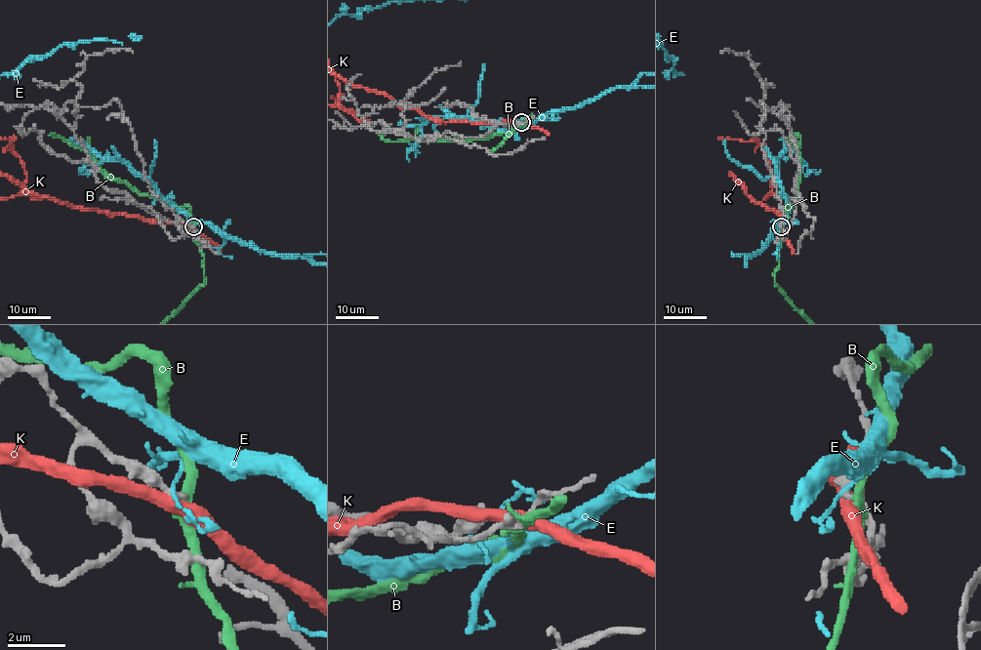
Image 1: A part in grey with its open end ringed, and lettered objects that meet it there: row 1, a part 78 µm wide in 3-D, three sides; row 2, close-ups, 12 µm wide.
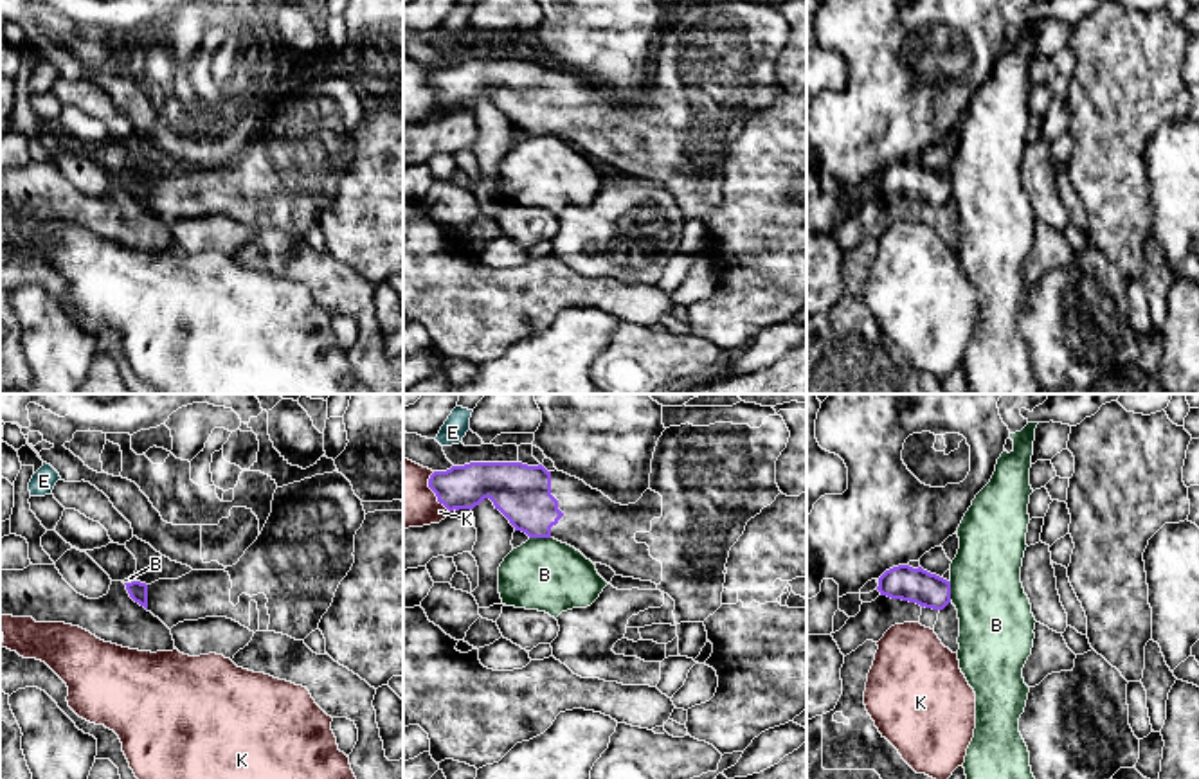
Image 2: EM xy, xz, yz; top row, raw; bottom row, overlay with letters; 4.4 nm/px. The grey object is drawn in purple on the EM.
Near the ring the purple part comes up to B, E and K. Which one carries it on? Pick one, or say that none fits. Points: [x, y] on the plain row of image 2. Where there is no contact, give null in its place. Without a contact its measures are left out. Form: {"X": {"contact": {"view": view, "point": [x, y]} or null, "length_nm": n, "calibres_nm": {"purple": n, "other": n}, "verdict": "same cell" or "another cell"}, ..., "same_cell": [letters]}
{"B": {"contact": {"view": "xz", "point": [540, 134]}, "length_nm": 100, "calibres_nm": {"purple": 260, "other": 320}, "verdict": "another cell"}, "E": {"contact": null, "verdict": "another cell"}, "K": {"contact": {"view": "xz", "point": [436, 92]}, "length_nm": 200, "calibres_nm": {"purple": 190, "other": 260}, "verdict": "another cell"}, "same_cell": []}

